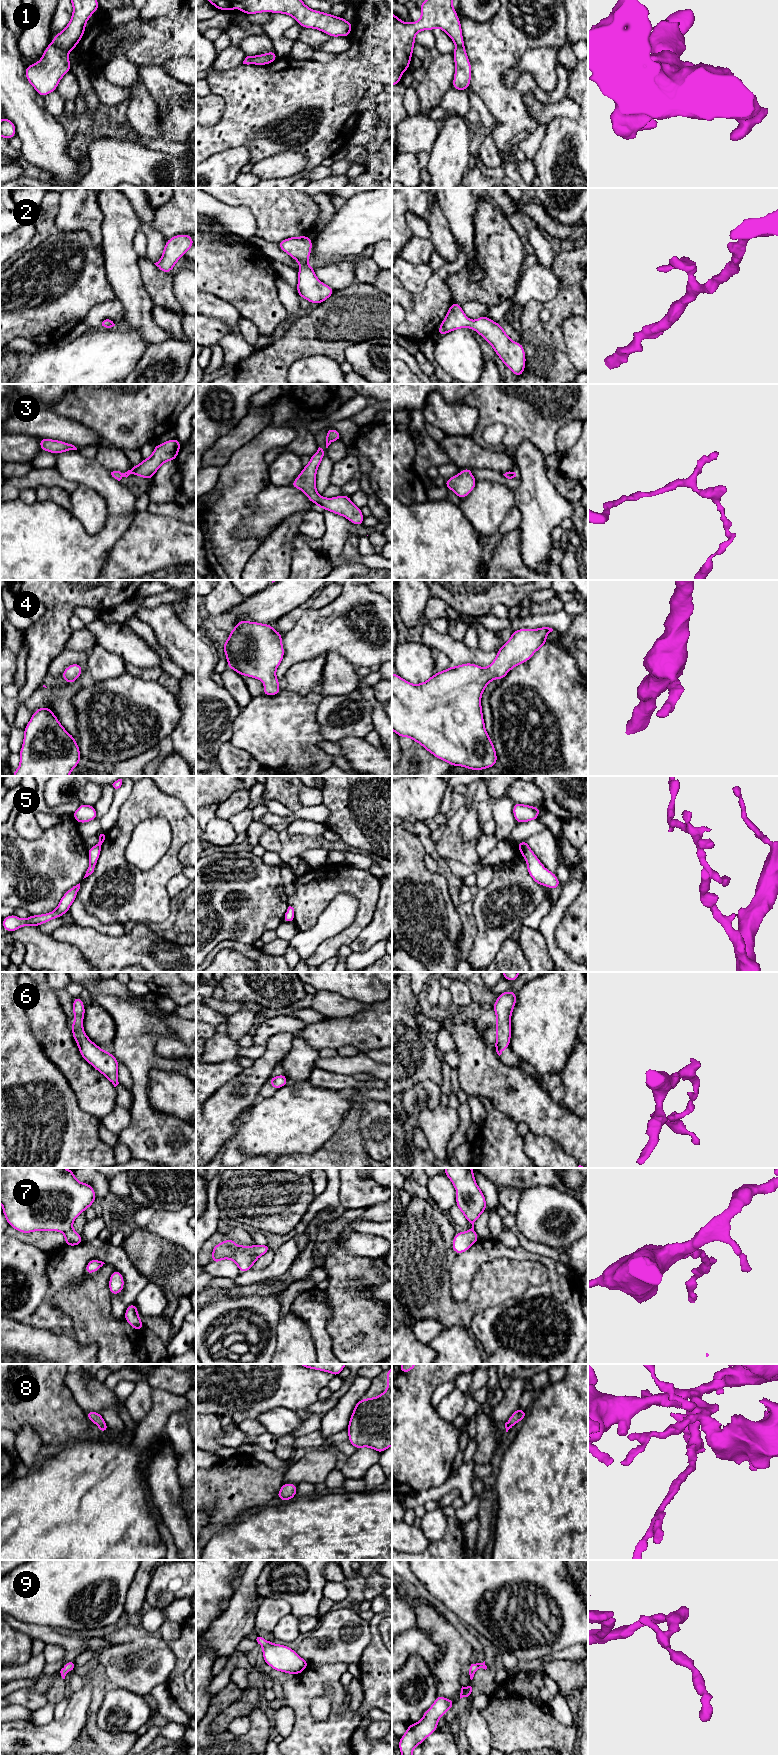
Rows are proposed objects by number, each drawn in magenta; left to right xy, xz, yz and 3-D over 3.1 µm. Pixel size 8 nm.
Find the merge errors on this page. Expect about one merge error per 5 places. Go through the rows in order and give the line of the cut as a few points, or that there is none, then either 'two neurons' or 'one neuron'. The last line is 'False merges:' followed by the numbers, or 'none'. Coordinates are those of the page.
1: cut in xy along (51, 44), (67, 52); two neurons
2: no cut; one neuron
3: no cut; one neuron
4: no cut; one neuron
5: no cut; one neuron
6: no cut; one neuron
7: no cut; one neuron
8: no cut; one neuron
9: no cut; one neuron
False merges: 1

